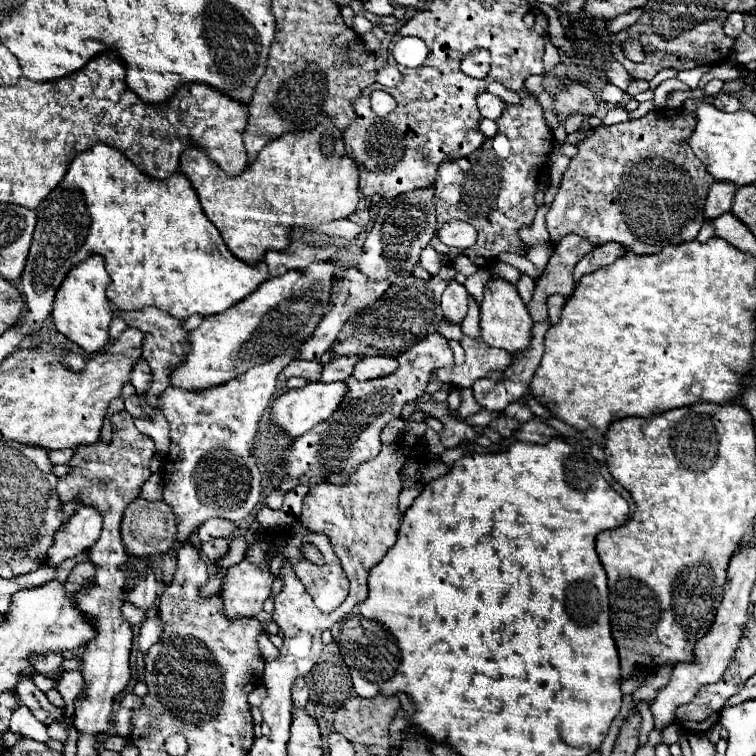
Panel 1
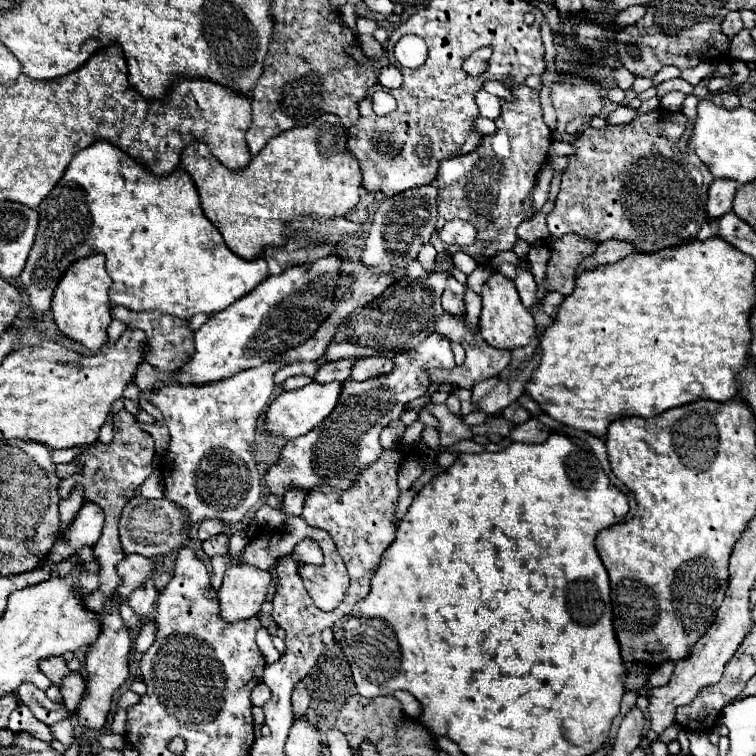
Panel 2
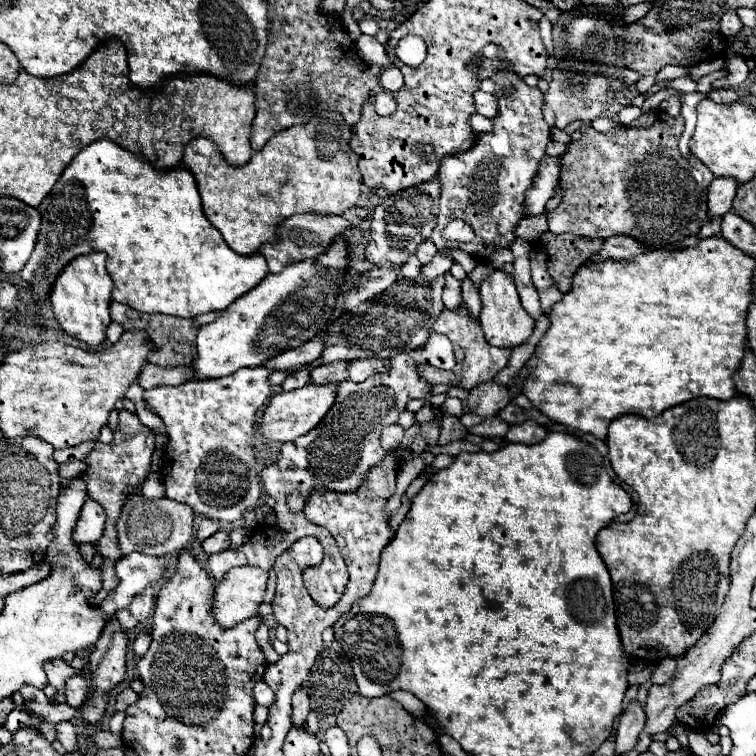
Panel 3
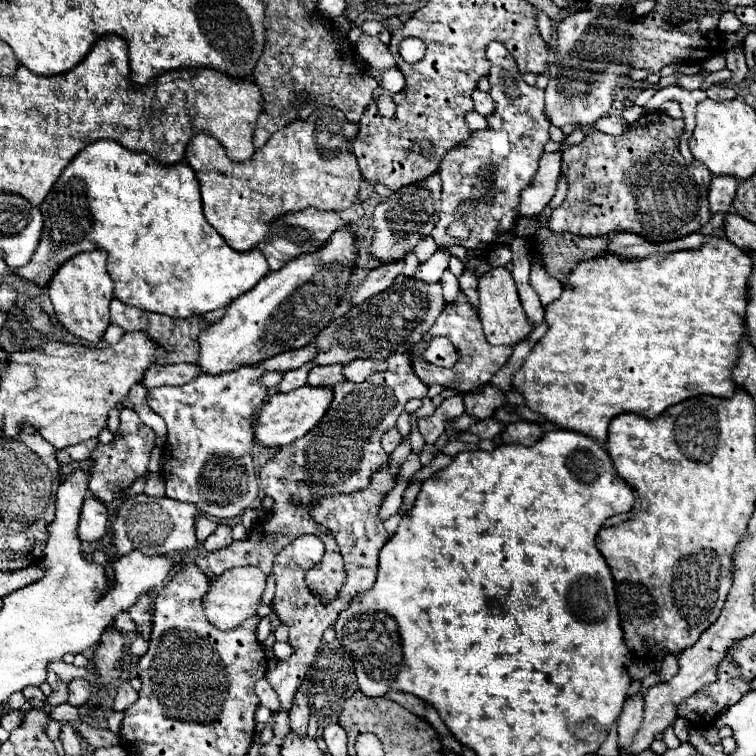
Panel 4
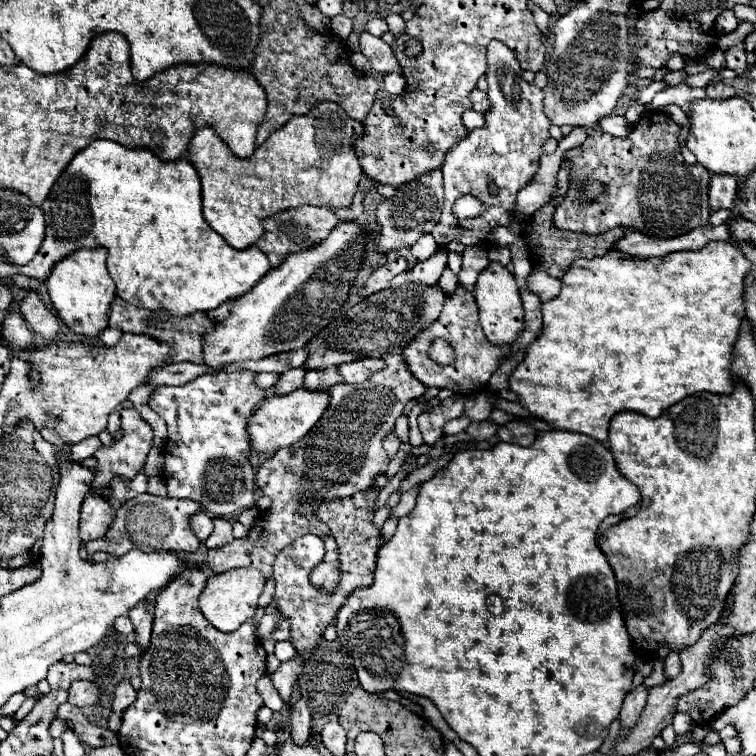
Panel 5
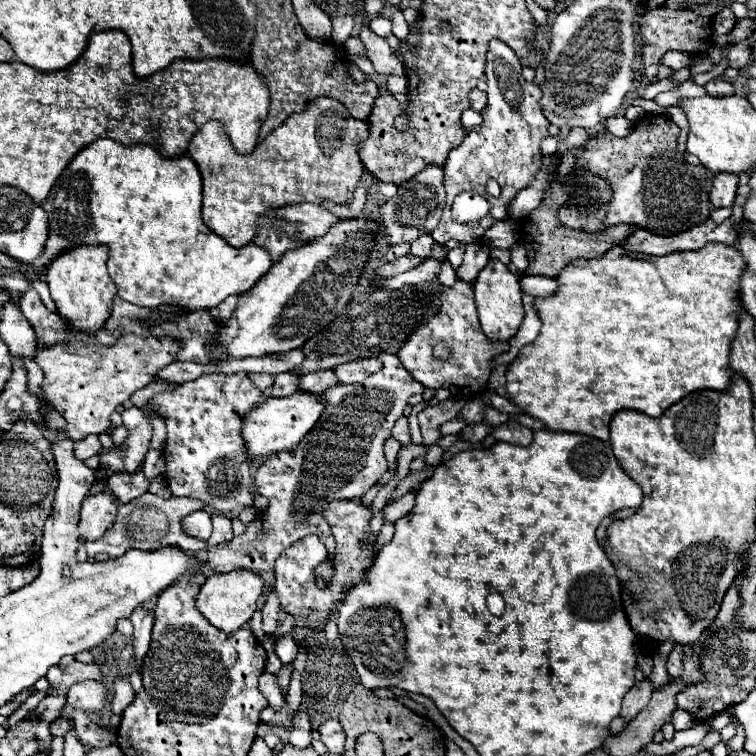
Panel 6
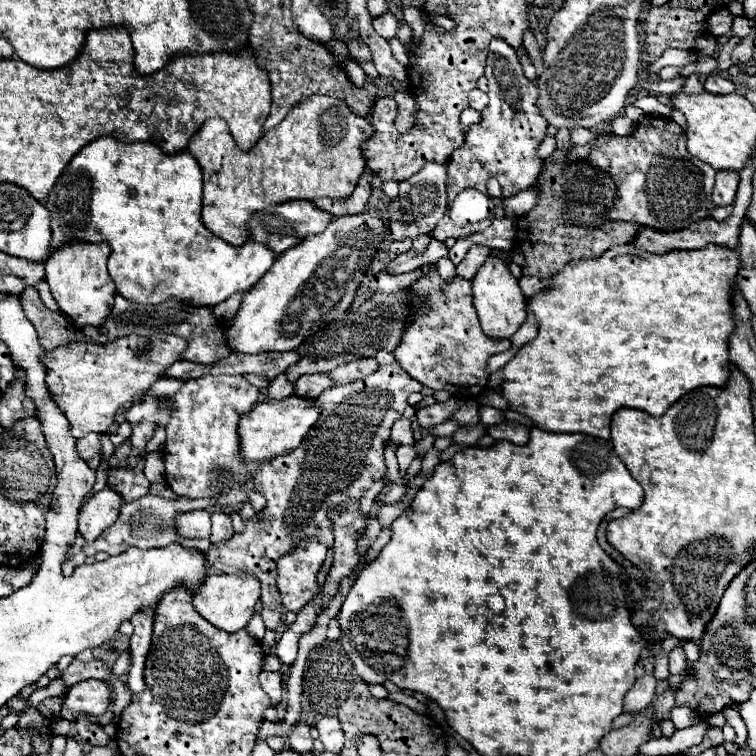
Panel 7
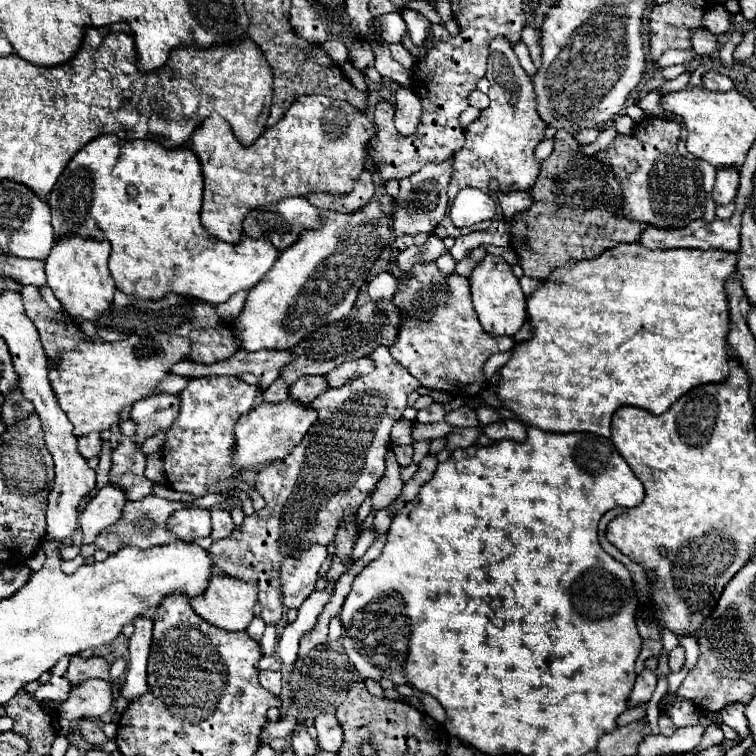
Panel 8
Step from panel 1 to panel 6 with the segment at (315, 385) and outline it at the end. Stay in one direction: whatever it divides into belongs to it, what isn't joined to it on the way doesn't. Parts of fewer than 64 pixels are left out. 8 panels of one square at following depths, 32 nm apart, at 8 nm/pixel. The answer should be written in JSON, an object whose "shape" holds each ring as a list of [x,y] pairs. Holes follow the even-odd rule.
{"shape":[[[296,392],[286,398],[266,398],[260,406],[256,406],[242,424],[242,434],[246,442],[246,456],[250,458],[268,458],[276,452],[292,450],[300,444],[306,432],[316,424],[324,406],[318,396]]]}

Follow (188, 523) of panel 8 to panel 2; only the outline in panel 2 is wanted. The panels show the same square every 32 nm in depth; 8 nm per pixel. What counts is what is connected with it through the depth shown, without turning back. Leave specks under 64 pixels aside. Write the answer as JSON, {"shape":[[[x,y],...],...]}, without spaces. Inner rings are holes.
{"shape":[[[202,520],[200,528],[198,528],[198,538],[208,540],[220,532],[228,532],[228,528],[220,520]]]}

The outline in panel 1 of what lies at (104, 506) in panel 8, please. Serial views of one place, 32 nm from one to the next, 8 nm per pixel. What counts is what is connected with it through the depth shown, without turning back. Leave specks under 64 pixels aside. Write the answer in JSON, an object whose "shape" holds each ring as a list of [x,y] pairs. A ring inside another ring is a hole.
{"shape":[[[80,506],[78,512],[56,532],[54,546],[48,552],[50,566],[58,566],[62,560],[80,554],[84,548],[90,548],[100,538],[100,530],[100,512]]]}

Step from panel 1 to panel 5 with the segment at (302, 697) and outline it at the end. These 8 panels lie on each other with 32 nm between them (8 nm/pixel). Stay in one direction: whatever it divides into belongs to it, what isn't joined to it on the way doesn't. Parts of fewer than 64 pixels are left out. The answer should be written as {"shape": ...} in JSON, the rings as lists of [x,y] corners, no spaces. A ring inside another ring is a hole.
{"shape":[[[300,700],[290,712],[290,738],[296,740],[296,744],[308,744],[310,740],[310,712],[304,700]]]}

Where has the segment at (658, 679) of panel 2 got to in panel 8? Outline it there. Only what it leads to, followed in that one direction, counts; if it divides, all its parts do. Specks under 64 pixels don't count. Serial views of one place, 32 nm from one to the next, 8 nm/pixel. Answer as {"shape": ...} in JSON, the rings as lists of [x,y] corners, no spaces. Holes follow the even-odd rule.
{"shape":[[[676,646],[676,648],[668,654],[668,664],[670,664],[670,670],[672,670],[672,672],[678,672],[678,670],[684,666],[684,648],[682,648],[682,646]]]}

